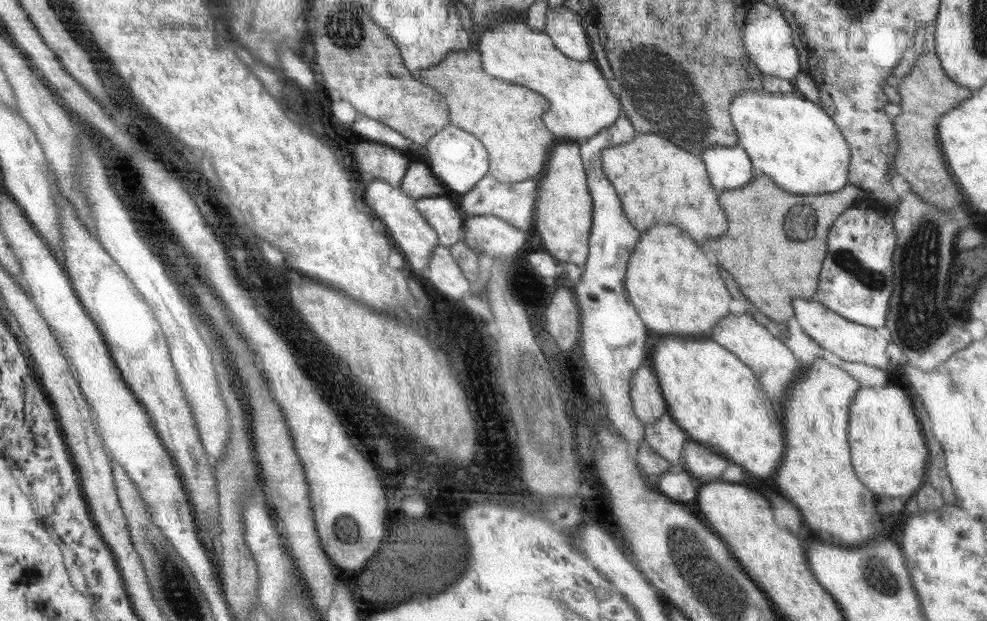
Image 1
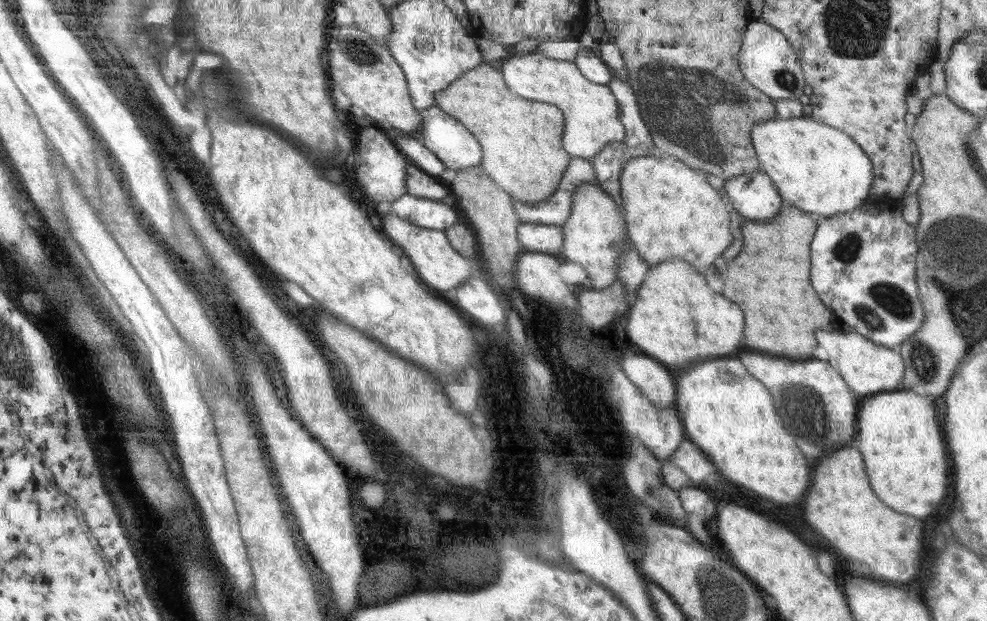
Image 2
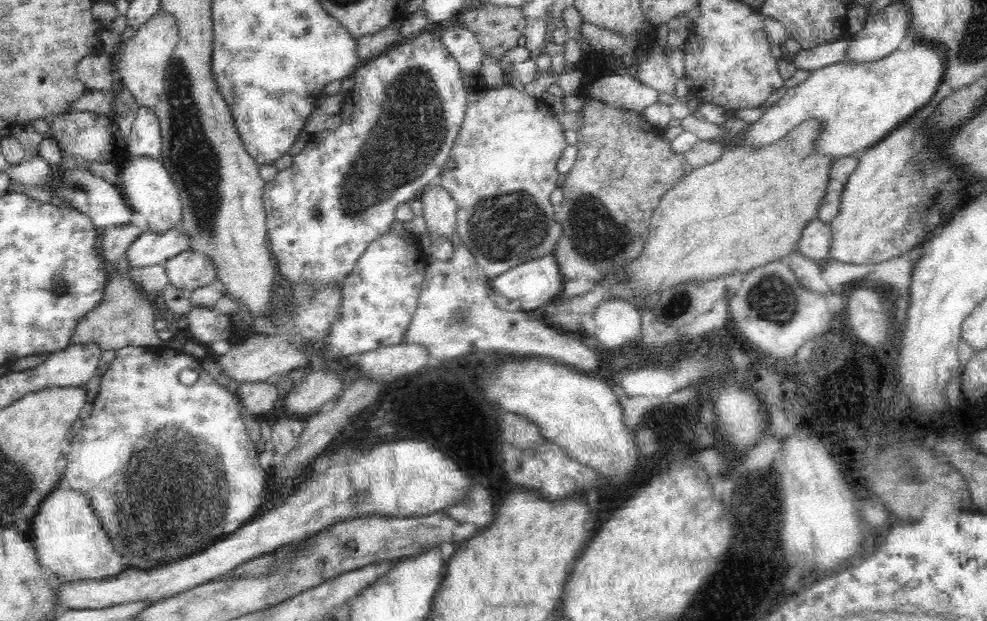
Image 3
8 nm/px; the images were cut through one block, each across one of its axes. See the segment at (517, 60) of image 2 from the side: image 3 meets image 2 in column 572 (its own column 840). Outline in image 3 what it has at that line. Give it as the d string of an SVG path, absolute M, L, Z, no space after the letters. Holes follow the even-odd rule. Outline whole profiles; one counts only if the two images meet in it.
M930 41L930 44L914 44L906 52L900 52L898 49L878 60L865 62L845 60L814 70L802 84L787 88L786 94L778 103L766 109L757 122L747 125L734 145L746 144L752 148L753 145L772 144L787 136L788 132L800 123L815 118L822 120L823 123L818 151L827 153L828 156L851 156L856 150L879 144L880 140L887 137L894 128L907 122L920 108L927 107L933 100L937 88L942 84L946 68L947 57L943 55L943 49L934 41Z

